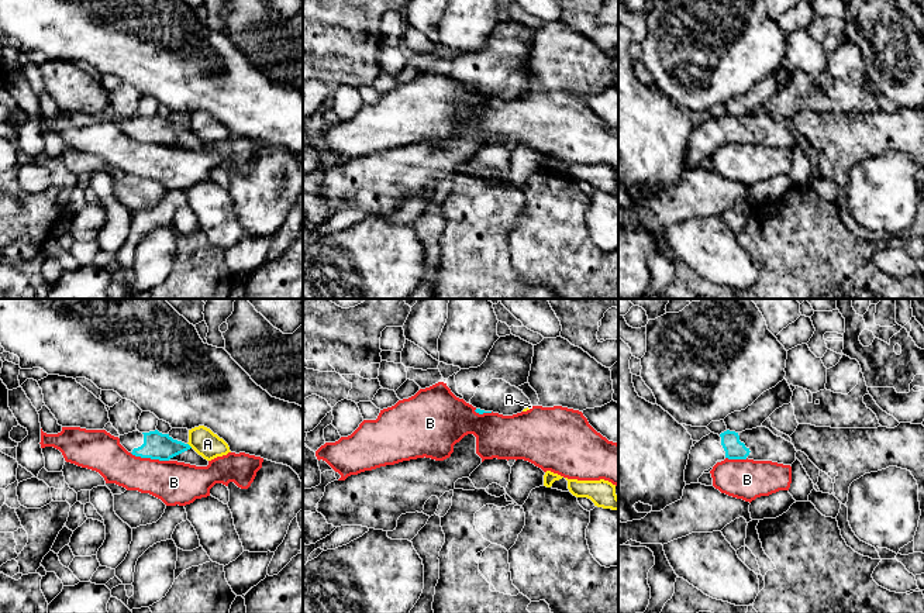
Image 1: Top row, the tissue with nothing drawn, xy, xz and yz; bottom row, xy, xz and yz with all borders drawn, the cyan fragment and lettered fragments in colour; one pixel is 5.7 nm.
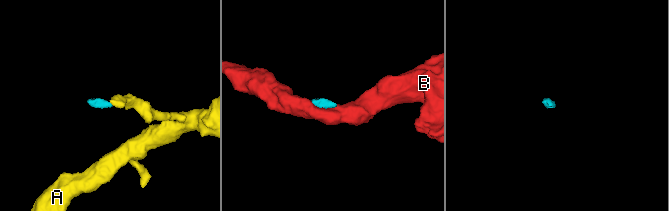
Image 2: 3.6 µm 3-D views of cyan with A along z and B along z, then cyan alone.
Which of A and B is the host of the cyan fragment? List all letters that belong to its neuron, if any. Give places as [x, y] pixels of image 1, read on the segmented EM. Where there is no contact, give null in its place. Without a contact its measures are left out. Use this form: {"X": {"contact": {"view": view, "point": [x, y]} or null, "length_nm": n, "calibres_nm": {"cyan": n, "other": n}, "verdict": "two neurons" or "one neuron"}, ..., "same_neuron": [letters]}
{"A": {"contact": {"view": "xy", "point": [189, 446]}, "length_nm": 40, "calibres_nm": {"cyan": 160, "other": 150}, "verdict": "two neurons"}, "B": {"contact": {"view": "xy", "point": [150, 457]}, "length_nm": 220, "calibres_nm": {"cyan": 160, "other": 240}, "verdict": "two neurons"}, "same_neuron": []}

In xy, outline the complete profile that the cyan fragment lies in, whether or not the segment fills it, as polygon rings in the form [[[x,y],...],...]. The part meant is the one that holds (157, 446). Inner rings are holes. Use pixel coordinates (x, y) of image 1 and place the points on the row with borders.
[[[158,430],[149,433],[132,431],[120,435],[120,444],[132,455],[159,461],[177,461],[196,466],[207,466],[208,461],[189,444],[173,440]]]

